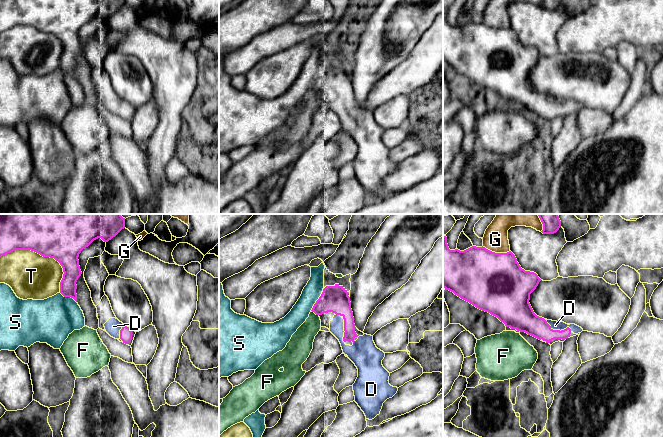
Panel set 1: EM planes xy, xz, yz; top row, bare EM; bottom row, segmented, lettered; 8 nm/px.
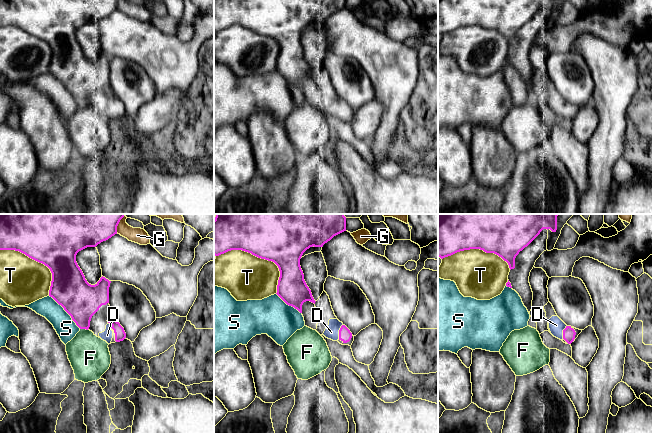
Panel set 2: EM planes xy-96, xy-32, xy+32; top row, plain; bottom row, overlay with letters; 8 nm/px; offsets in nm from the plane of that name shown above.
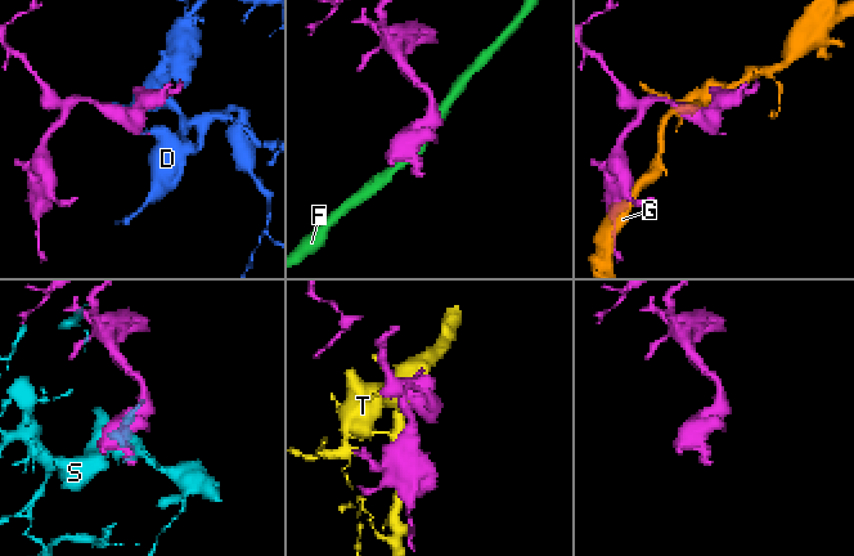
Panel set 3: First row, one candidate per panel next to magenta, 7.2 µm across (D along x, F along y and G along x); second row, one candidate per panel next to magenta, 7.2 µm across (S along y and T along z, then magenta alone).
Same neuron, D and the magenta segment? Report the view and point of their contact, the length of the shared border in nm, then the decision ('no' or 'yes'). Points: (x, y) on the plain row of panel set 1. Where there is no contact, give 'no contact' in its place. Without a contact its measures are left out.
yz (559, 106) | 220 nm | yes

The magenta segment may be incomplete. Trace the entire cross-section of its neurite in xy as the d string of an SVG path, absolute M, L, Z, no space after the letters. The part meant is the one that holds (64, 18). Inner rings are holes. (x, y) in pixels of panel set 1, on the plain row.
M0 0L0 33L15 26L31 26L43 33L54 34L64 48L60 69L77 78L76 58L82 50L79 30L94 16L101 14L108 18L124 4L125 0Z

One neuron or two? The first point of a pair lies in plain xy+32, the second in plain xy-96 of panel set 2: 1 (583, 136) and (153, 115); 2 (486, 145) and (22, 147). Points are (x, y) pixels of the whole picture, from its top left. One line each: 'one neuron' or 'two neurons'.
1: one neuron
2: two neurons

